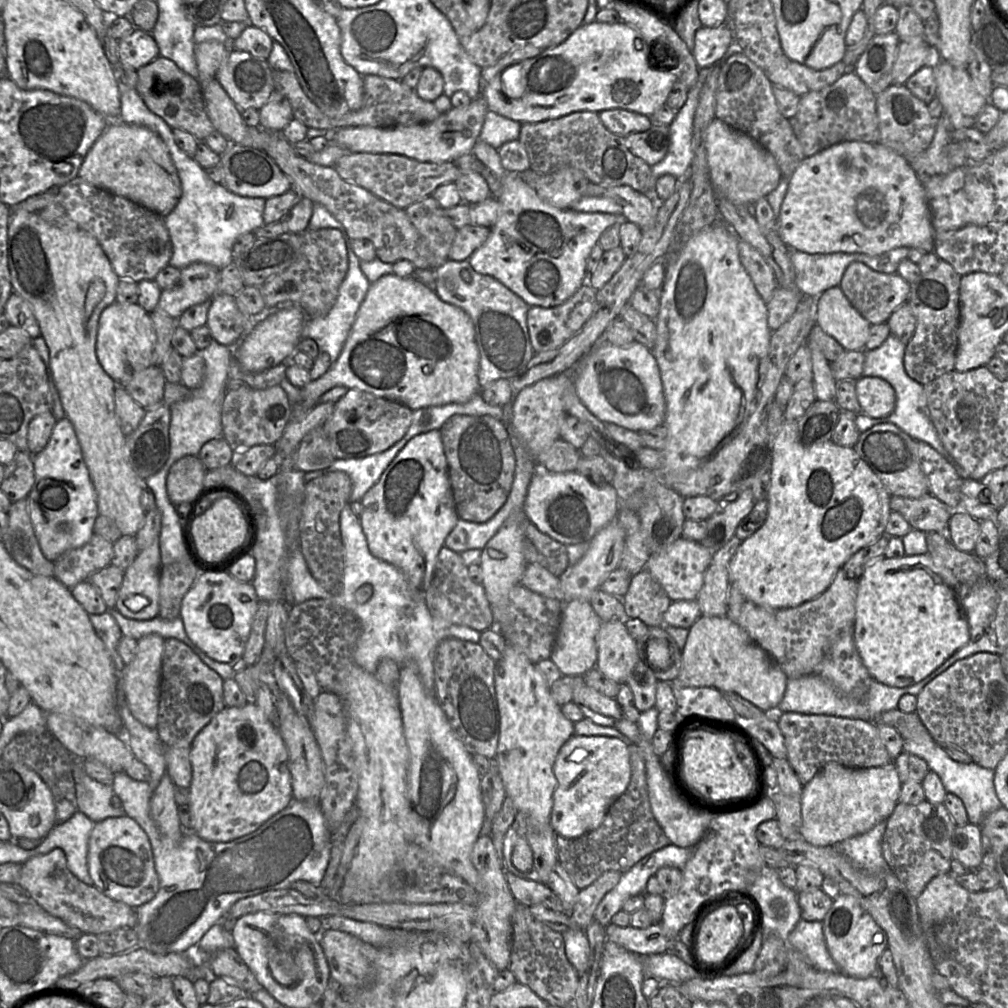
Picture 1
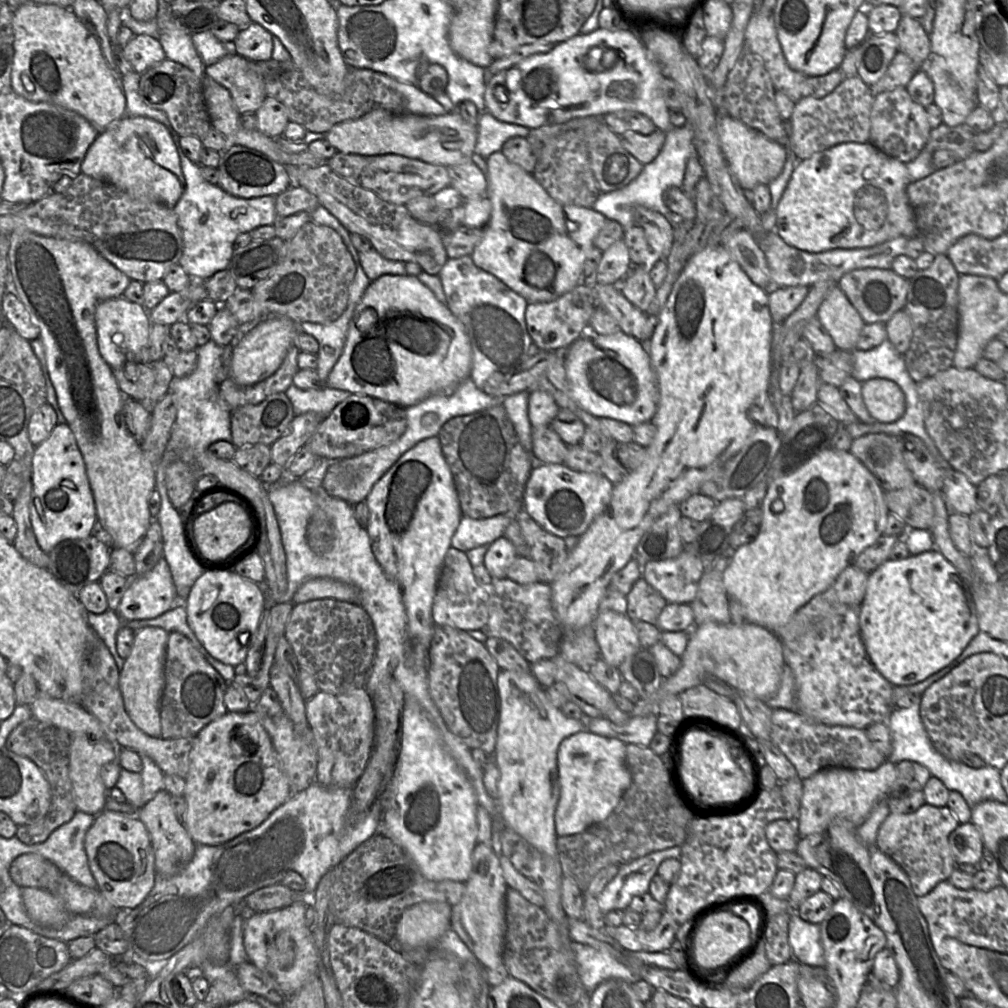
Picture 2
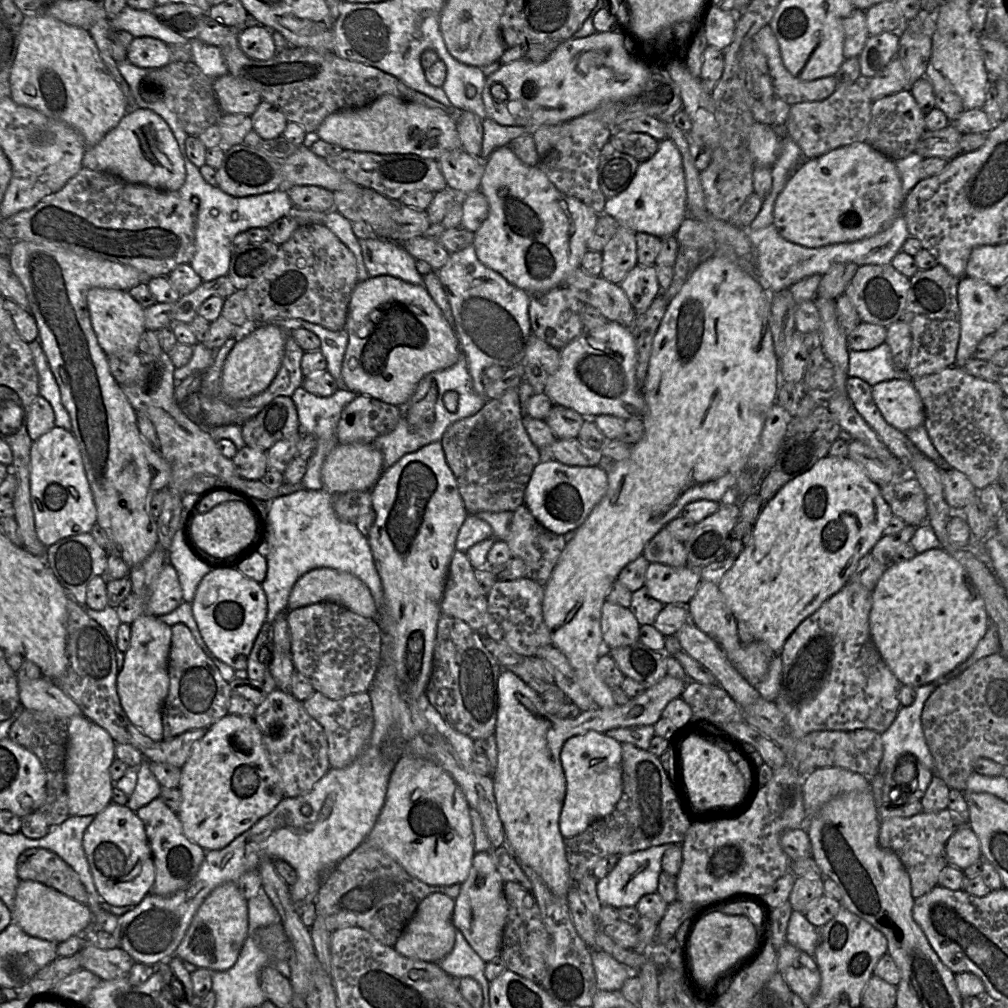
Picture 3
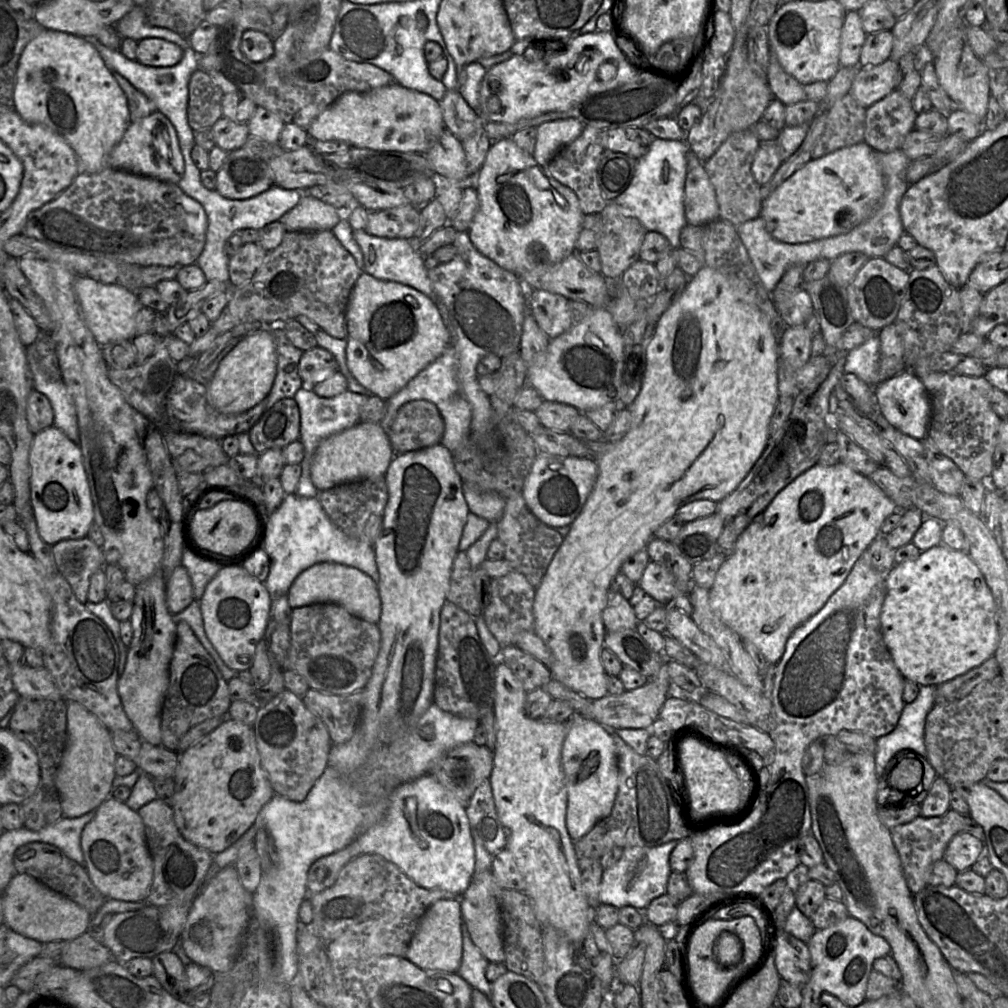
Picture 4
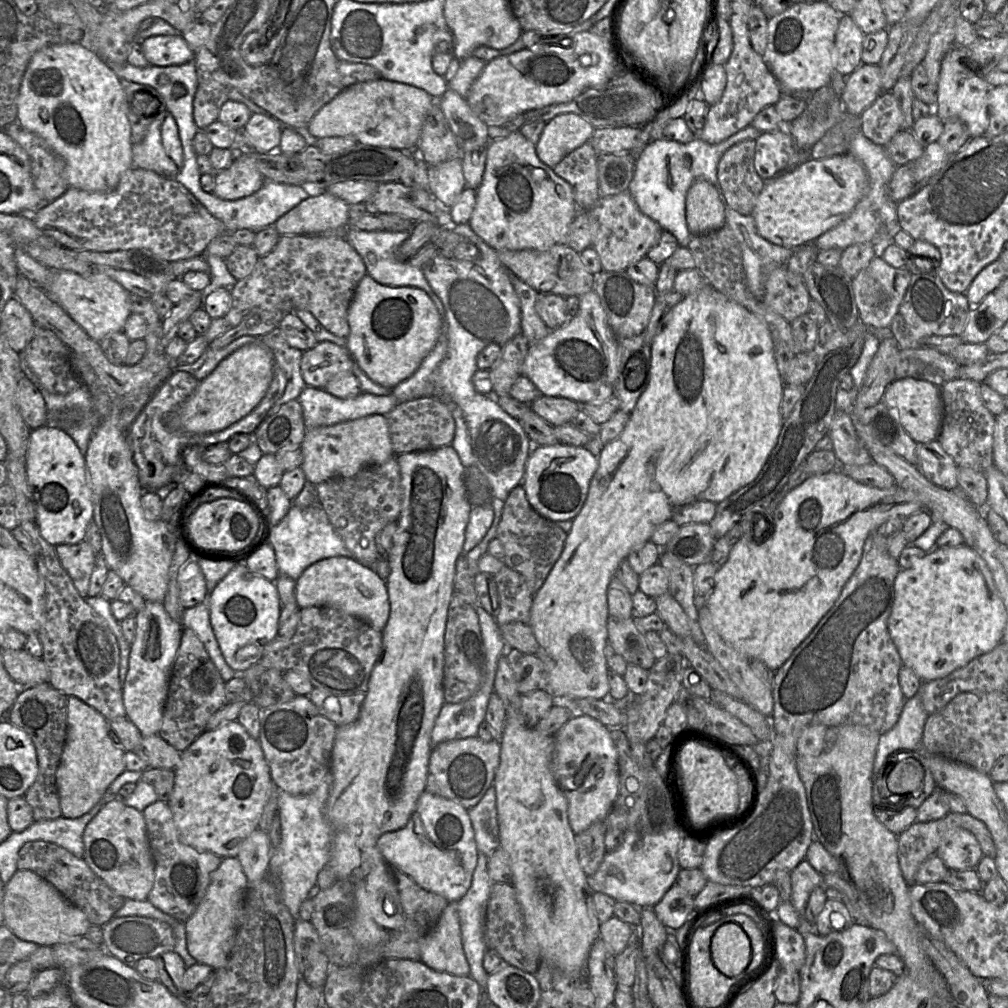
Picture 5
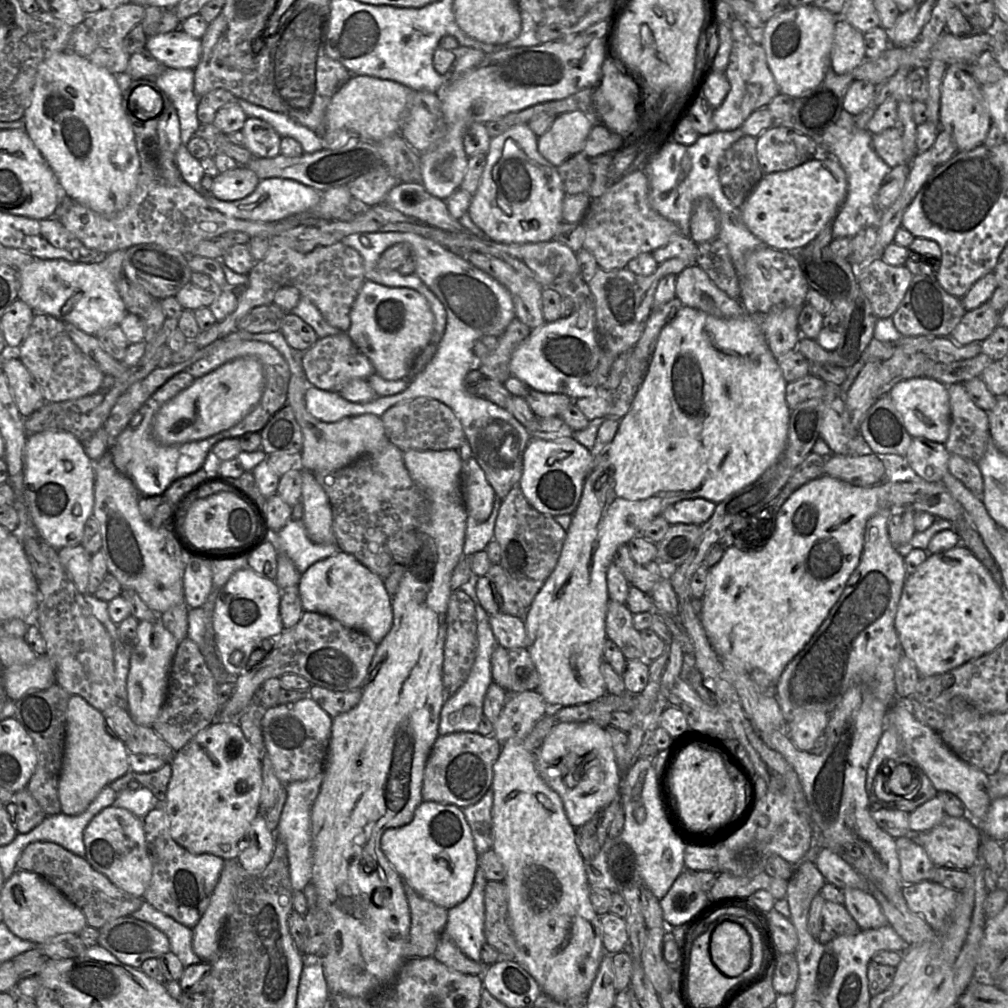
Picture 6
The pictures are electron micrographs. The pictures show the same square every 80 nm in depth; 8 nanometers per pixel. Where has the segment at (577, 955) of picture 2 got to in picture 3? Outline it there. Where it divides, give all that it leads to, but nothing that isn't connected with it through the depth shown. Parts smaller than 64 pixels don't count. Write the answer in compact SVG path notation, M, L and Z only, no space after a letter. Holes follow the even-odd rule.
M592 950L590 955L598 990L619 991L631 976L631 971L612 956L600 950Z

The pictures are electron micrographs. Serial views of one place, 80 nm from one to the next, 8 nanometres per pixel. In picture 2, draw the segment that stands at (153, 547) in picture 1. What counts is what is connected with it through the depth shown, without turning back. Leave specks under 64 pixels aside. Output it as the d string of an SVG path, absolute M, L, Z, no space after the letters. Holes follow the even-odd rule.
M163 557L150 572L126 578L130 578L129 586L116 610L125 621L152 619L173 608L185 607L186 600L178 597Z

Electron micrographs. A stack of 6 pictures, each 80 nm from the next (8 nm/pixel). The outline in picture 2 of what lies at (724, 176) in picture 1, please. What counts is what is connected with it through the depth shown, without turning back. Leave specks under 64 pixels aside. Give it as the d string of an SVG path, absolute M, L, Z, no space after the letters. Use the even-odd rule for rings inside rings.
M719 113L717 114L717 131L728 164L739 184L747 193L760 184L769 185L783 171L790 152L760 131L729 115L720 115Z

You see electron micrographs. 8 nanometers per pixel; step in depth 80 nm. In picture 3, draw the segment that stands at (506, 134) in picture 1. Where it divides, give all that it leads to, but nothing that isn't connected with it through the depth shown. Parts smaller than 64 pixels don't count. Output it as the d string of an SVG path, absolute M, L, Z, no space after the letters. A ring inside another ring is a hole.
M489 117L482 120L482 125L483 143L481 153L478 157L482 161L486 161L495 149L507 145L512 139L518 136L532 133L534 130L523 126L500 125Z

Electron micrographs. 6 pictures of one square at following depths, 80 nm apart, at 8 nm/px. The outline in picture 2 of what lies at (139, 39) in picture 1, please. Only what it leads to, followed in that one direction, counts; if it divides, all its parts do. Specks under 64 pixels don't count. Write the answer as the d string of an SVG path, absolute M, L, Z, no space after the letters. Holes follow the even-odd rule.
M146 34L134 35L133 38L122 47L125 58L139 74L148 68L159 64L166 55L164 49L155 37Z

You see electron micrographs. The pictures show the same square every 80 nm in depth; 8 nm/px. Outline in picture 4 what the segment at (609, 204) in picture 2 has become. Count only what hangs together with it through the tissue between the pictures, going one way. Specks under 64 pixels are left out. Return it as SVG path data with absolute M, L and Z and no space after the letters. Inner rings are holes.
M655 138L649 151L638 159L635 175L628 188L613 201L627 208L648 231L664 235L672 248L681 247L680 234L688 224L684 194L687 175L687 154L690 147L685 140Z

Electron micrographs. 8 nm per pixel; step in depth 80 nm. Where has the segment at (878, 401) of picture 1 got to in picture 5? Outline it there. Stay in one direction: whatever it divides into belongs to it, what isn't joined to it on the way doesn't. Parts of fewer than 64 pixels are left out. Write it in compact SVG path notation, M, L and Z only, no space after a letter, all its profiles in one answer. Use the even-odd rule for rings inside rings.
M912 377L894 380L887 387L882 402L897 413L902 426L915 442L928 443L937 440L944 415L939 386Z

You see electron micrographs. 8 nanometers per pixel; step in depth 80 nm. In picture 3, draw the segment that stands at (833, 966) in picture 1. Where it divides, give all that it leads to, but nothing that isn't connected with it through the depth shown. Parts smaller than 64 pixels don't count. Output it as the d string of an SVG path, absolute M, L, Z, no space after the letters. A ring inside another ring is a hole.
M793 910L787 928L787 942L814 957L819 929L807 920L804 913Z

